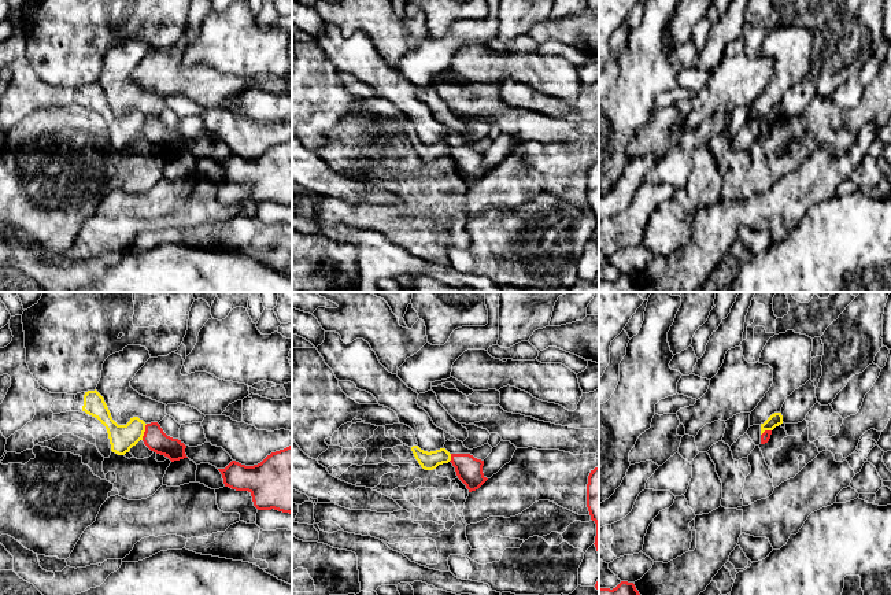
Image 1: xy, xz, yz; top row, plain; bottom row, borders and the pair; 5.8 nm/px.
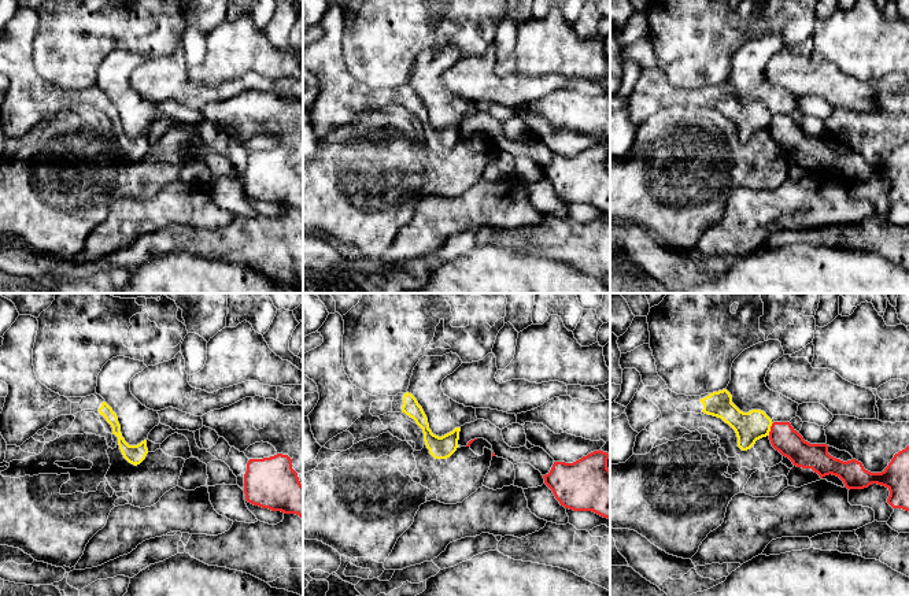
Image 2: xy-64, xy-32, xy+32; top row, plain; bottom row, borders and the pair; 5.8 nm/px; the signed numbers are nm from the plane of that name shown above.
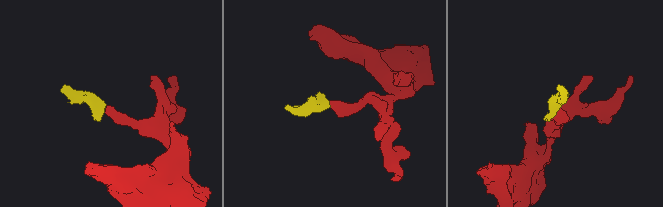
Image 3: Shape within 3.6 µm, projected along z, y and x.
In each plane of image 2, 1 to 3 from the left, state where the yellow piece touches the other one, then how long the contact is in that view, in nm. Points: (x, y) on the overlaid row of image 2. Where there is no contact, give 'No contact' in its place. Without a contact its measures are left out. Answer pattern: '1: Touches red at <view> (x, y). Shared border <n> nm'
1: No contact
2: No contact
3: Touches red at xy+32 (771, 429). Shared border 90 nm

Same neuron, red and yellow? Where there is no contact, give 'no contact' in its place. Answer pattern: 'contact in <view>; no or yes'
contact in xy; no

